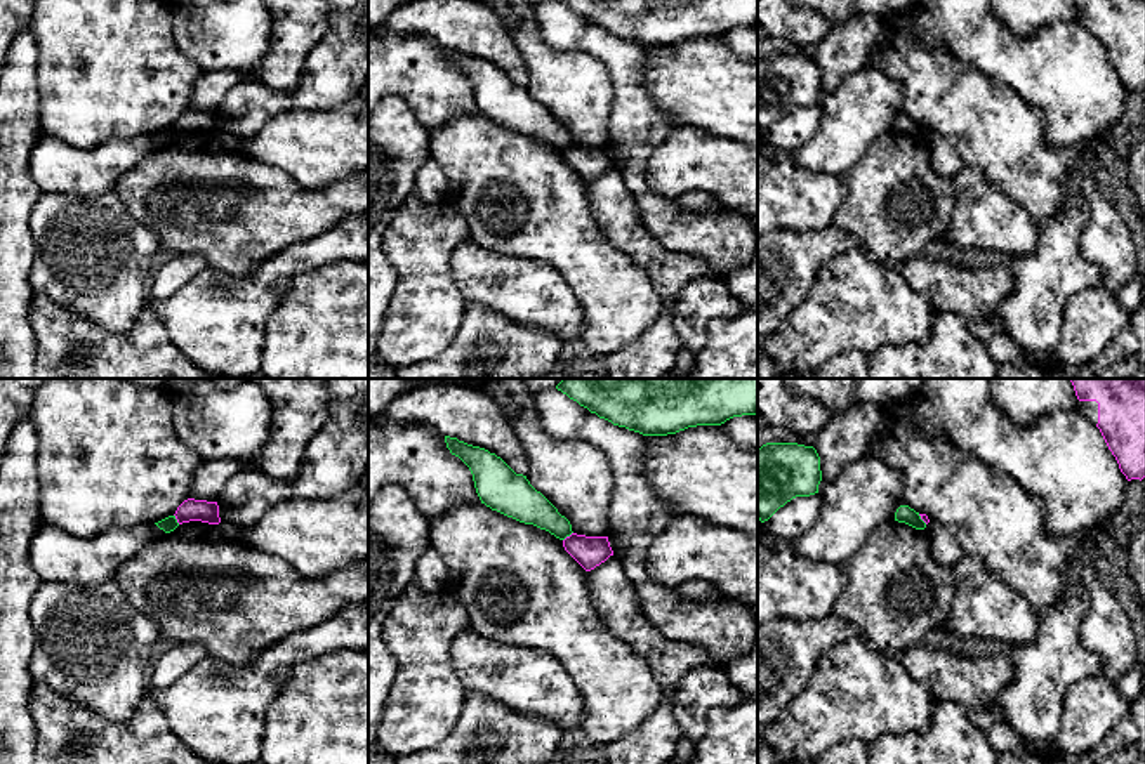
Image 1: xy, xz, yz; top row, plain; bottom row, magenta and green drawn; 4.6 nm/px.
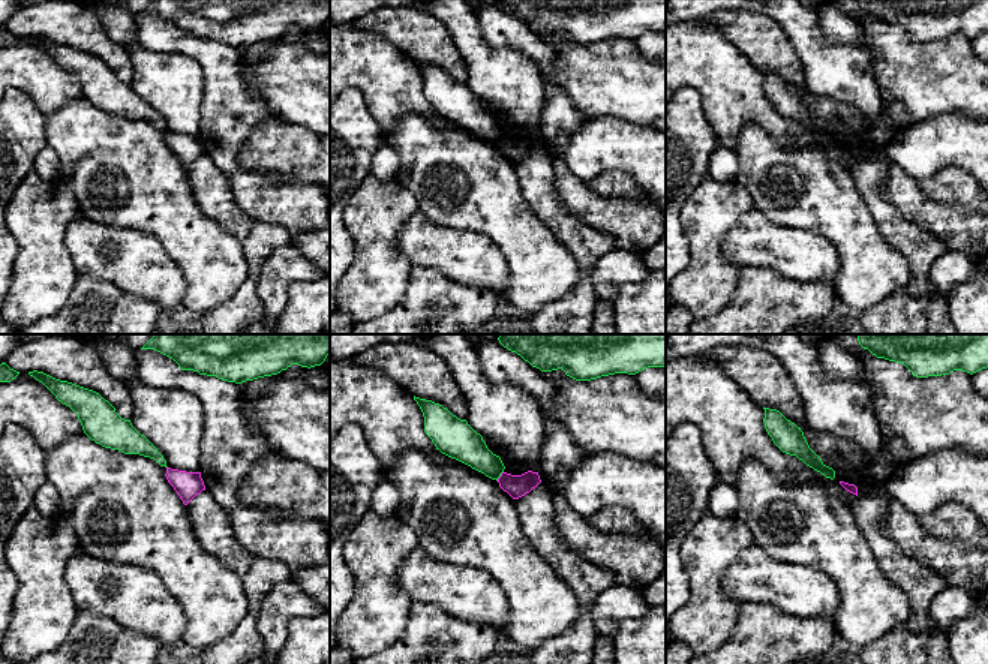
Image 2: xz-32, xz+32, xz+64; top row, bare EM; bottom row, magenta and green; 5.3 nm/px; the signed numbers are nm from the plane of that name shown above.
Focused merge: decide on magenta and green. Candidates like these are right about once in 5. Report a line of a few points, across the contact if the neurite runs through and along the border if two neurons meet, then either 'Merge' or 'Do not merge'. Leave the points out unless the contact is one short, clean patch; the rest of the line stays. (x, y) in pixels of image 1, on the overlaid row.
Line: xz (572, 532), (563, 540). Do not merge

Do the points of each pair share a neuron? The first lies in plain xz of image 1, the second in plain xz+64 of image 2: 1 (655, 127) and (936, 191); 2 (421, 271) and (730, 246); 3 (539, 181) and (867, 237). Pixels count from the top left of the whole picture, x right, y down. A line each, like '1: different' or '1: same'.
1: different
2: different
3: same

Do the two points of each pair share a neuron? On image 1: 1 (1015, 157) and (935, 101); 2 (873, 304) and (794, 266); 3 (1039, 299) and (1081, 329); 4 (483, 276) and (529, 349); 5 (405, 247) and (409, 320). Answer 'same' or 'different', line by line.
1: same
2: different
3: different
4: different
5: same

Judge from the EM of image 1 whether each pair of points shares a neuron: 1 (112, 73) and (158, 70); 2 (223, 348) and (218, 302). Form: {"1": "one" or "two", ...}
{"1": "one", "2": "one"}

